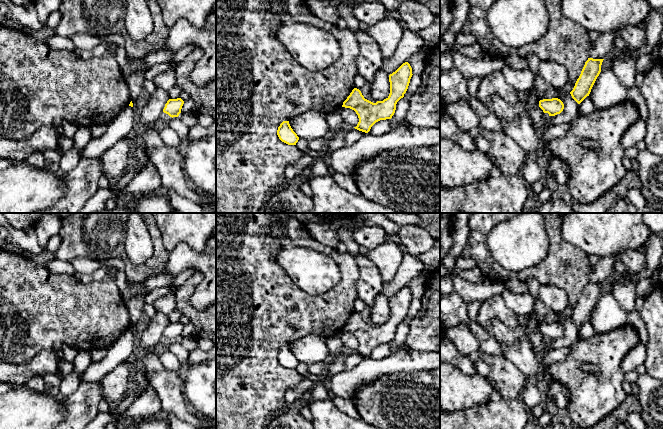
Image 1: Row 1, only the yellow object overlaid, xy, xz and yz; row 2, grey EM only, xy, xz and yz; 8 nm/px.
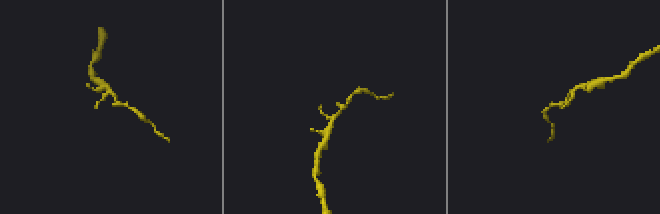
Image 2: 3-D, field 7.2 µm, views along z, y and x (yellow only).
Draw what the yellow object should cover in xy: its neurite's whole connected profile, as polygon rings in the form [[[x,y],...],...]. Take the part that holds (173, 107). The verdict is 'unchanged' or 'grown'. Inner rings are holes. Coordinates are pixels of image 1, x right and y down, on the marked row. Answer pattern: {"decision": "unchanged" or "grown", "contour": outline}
{"decision": "unchanged", "contour": [[[181,98],[169,99],[165,104],[163,112],[168,114],[170,117],[178,117],[181,113],[184,101]]]}

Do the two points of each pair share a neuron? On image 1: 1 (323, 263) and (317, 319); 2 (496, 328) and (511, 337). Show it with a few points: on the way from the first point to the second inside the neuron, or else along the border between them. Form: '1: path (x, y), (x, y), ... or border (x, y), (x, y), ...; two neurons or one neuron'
1: border (340, 280), (317, 294), (308, 294), (298, 286); two neurons
2: path (500, 332), (507, 335); one neuron

